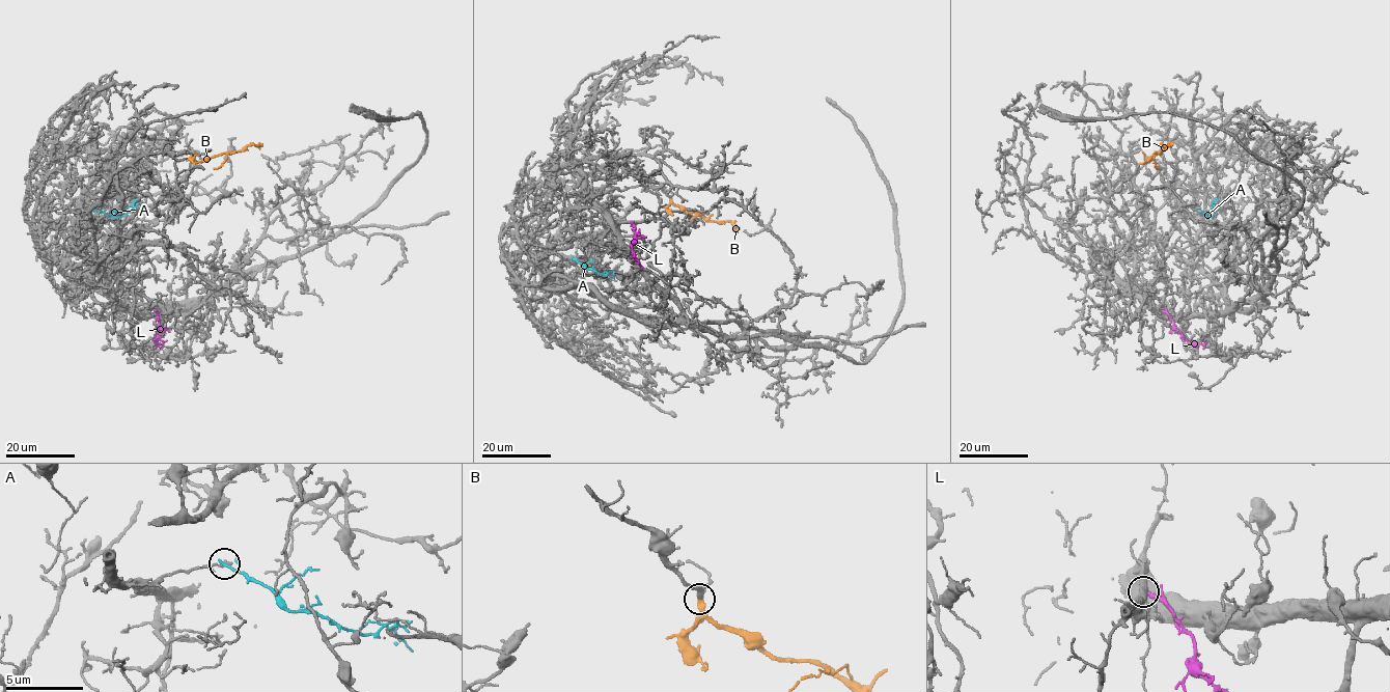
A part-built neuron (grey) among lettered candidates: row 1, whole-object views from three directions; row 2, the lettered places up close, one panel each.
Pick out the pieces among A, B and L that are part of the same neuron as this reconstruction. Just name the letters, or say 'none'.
B

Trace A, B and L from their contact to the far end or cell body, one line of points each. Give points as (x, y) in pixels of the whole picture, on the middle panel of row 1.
A: (573, 258), (599, 272), (610, 271), (614, 278)
B: (670, 198), (687, 212), (710, 220), (729, 221), (738, 232)
L: (632, 222), (635, 239), (631, 244), (643, 268)

